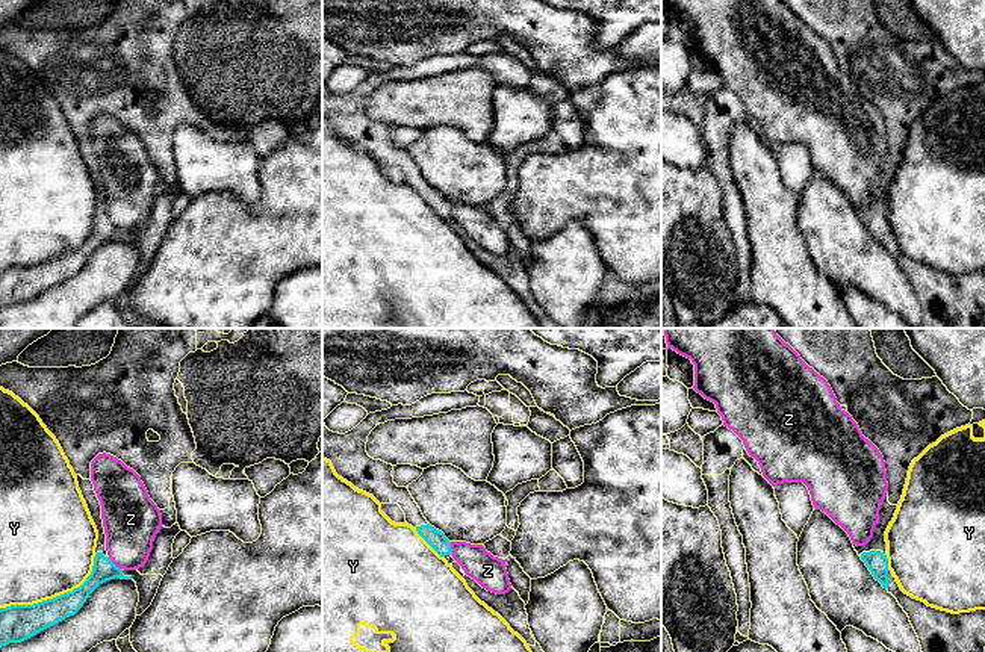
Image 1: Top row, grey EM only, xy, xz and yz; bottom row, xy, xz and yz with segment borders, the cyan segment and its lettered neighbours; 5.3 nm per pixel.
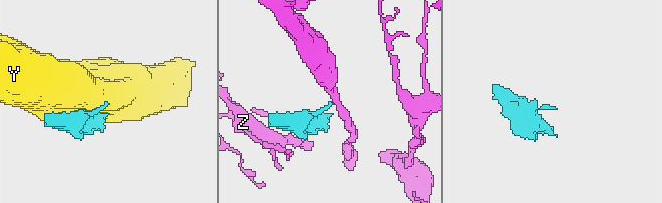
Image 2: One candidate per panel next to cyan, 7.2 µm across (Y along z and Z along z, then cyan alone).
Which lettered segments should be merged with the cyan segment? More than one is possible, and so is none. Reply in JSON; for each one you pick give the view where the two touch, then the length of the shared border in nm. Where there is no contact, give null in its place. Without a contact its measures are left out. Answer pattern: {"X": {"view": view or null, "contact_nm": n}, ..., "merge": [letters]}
{"merge": []}

